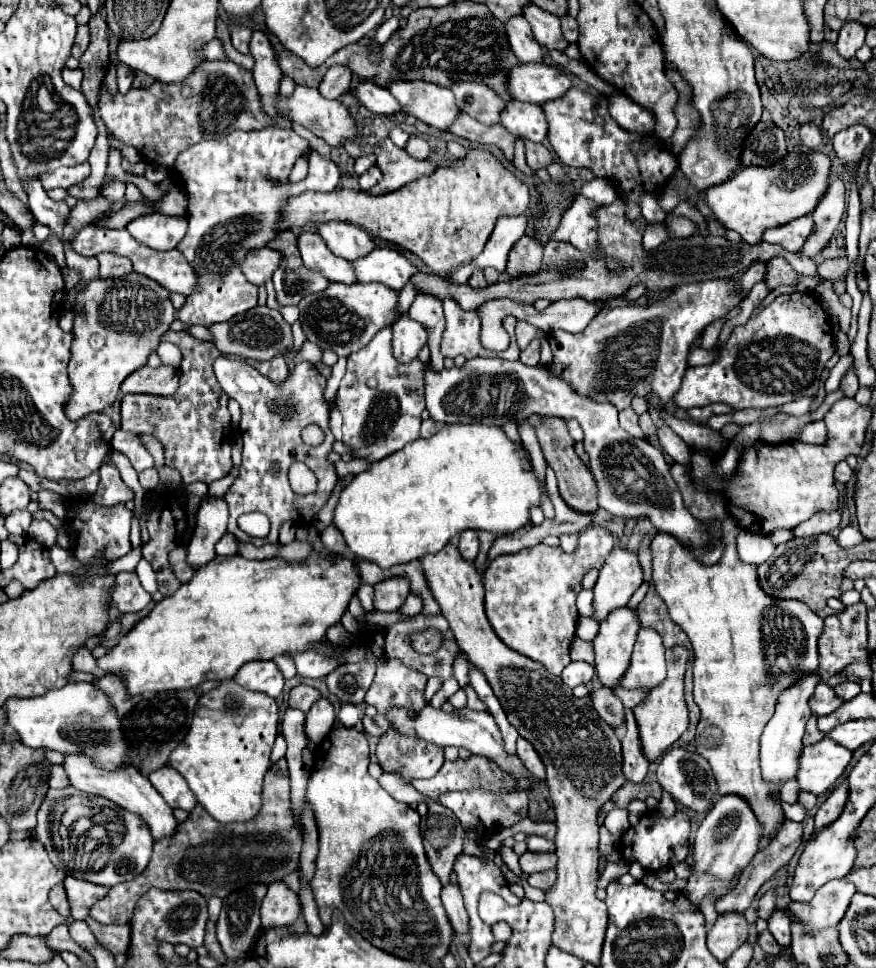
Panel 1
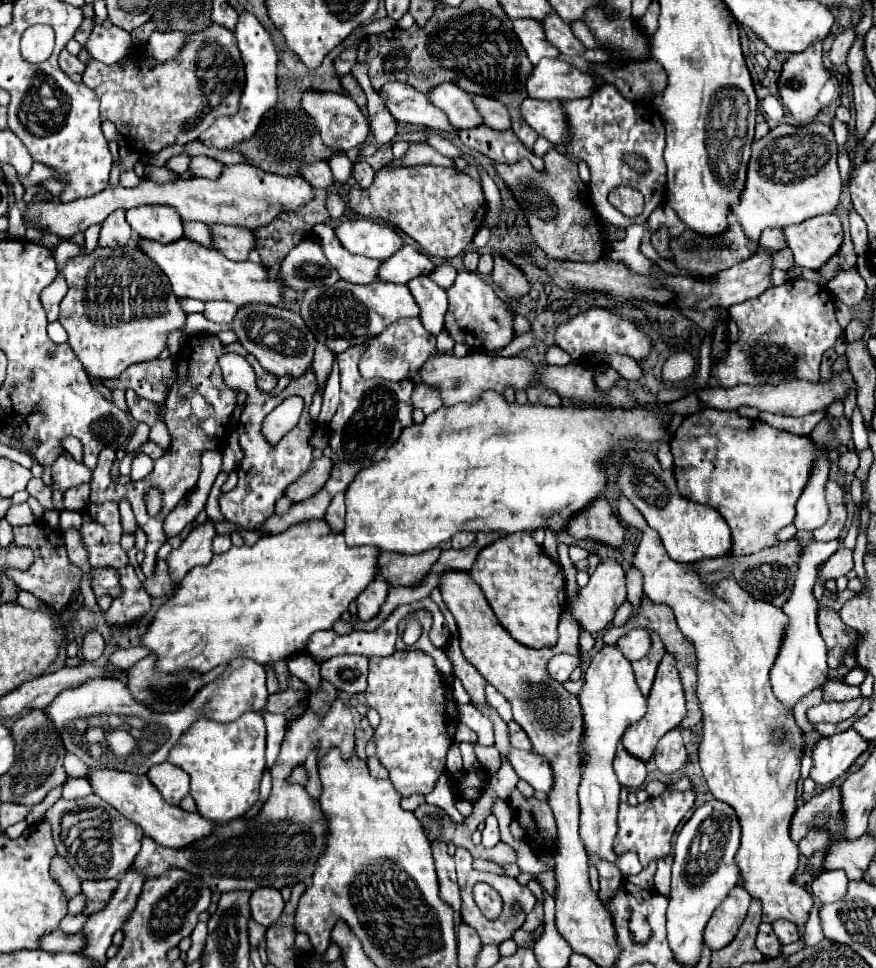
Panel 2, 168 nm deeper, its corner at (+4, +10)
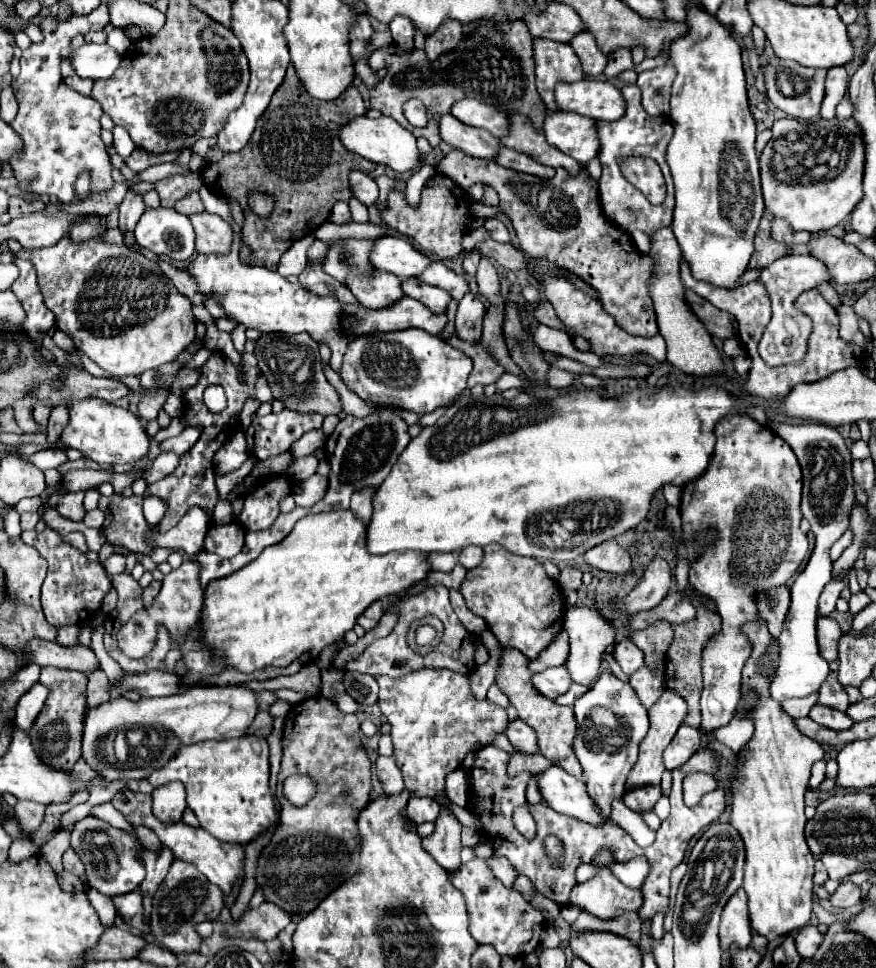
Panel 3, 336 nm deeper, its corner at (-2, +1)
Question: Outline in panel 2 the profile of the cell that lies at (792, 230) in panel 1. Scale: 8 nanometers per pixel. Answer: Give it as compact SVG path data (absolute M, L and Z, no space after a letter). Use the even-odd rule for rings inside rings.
M835 212L815 216L801 224L791 224L783 228L783 234L795 264L811 270L821 268L843 242L841 222Z

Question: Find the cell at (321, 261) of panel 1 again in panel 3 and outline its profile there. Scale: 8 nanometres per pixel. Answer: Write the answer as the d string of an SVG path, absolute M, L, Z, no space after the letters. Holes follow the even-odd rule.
M375 271L373 277L359 277L351 273L347 287L369 309L389 307L403 297L401 281L385 271Z

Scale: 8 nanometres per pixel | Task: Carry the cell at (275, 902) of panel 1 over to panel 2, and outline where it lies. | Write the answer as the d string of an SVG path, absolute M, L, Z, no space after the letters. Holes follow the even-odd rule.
M261 886L251 894L251 916L255 922L263 926L271 926L285 908L285 900L281 892L271 886Z

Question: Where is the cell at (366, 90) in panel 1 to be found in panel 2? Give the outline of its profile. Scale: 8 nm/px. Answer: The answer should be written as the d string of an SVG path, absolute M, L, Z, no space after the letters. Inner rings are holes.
M389 82L381 88L381 98L391 112L391 116L399 122L427 126L431 130L443 130L443 132L455 132L451 128L447 116L435 108L423 92L411 88L403 82Z

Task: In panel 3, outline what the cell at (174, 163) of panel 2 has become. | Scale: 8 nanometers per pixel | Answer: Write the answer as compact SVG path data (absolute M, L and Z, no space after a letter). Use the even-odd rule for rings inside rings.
M209 137L209 139L199 139L193 147L191 147L191 151L193 153L199 153L201 157L205 157L207 155L207 151L209 149L213 149L217 145L217 137Z

